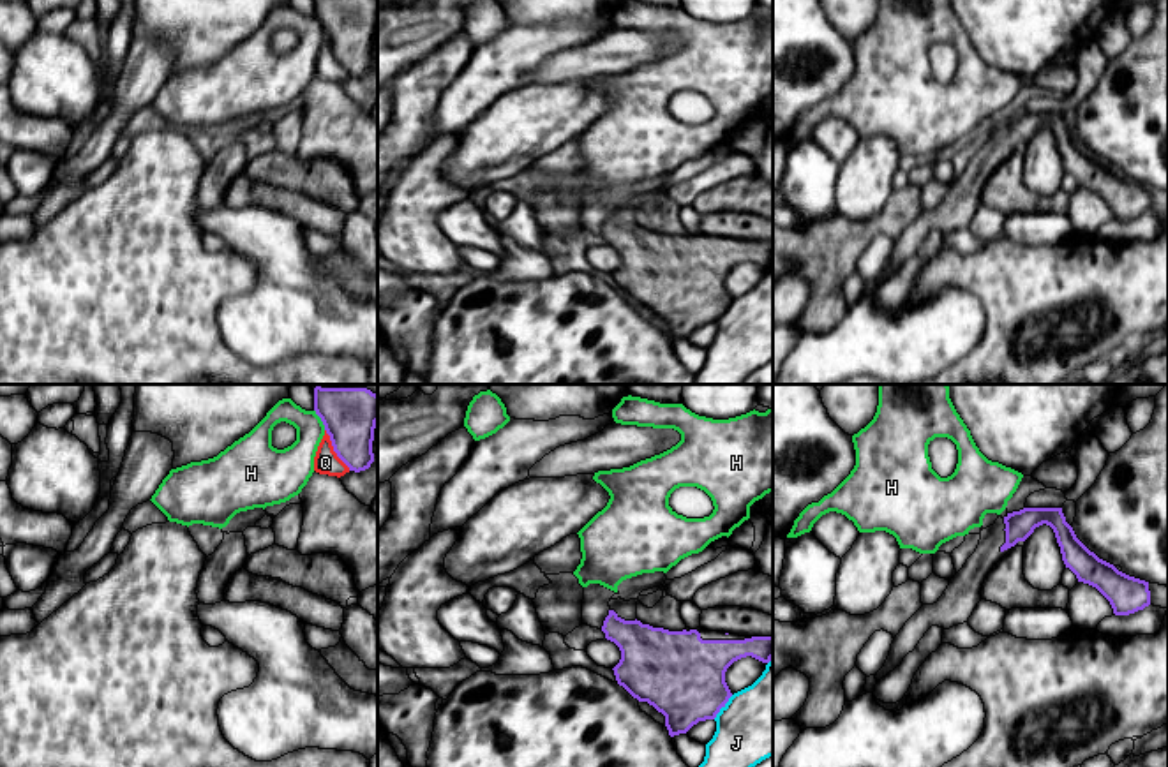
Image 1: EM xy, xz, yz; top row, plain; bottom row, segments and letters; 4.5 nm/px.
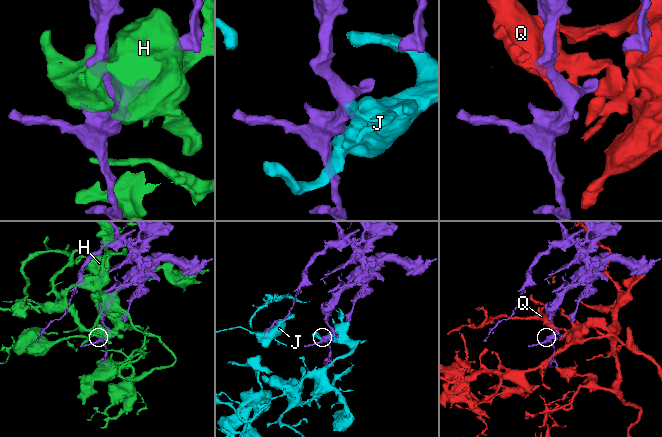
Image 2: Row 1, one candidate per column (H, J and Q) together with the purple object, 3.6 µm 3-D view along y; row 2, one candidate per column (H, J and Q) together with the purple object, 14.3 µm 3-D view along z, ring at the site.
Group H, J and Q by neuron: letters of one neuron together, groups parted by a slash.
H / J / Q

